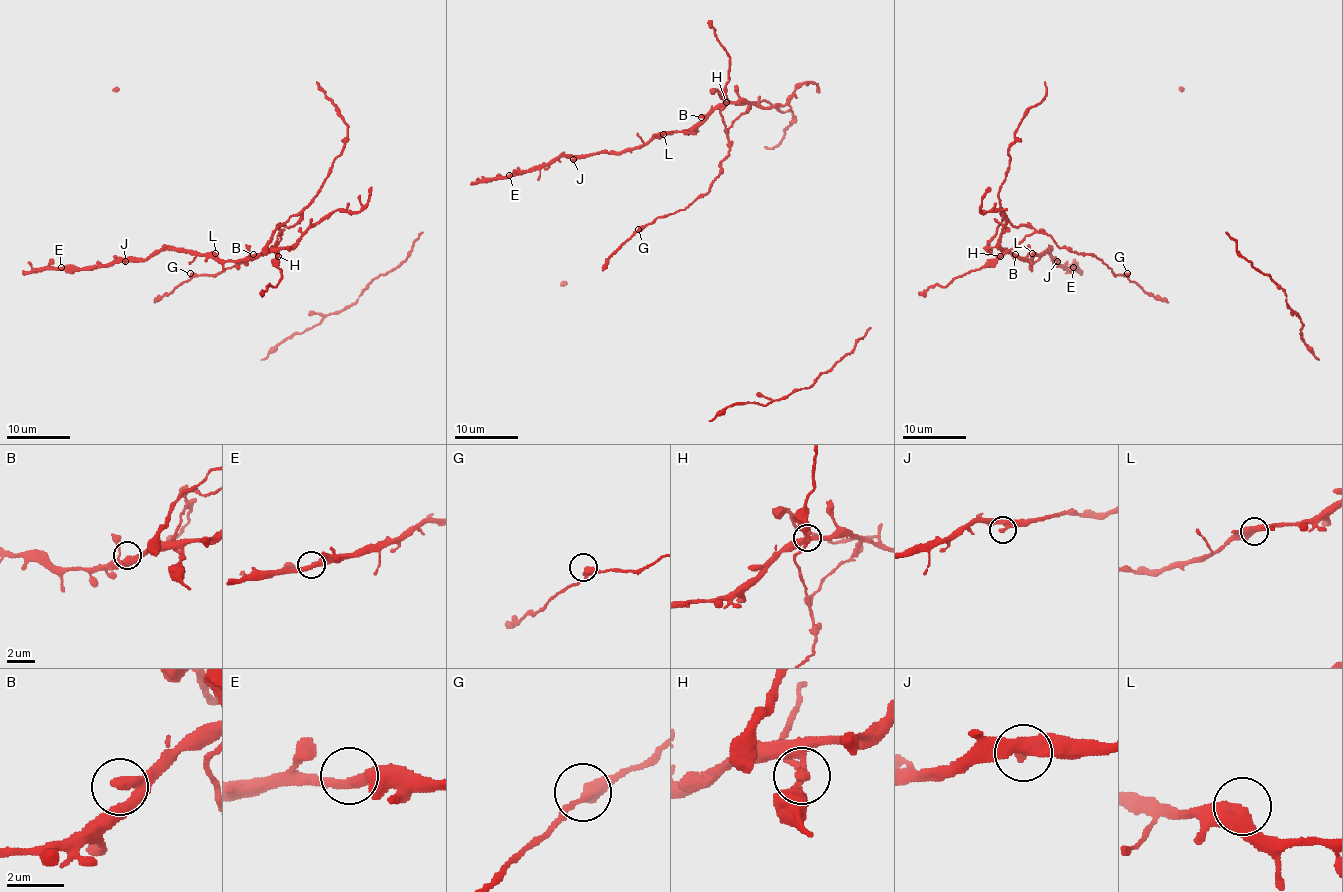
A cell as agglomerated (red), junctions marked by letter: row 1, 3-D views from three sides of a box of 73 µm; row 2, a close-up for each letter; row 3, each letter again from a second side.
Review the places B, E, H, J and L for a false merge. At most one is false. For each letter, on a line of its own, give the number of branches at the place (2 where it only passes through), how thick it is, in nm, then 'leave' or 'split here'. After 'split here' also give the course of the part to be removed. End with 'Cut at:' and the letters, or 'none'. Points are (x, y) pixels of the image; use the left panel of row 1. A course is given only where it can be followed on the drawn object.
B: 2 | 360 nm | leave
E: 2 | 360 nm | leave
H: 2 | 360 nm | split here | (278, 256), (272, 250), (280, 226), (291, 228), (316, 195), (347, 139), (347, 124), (316, 81)
J: 2 | 360 nm | leave
L: 2 | 480 nm | leave
Cut at: H

